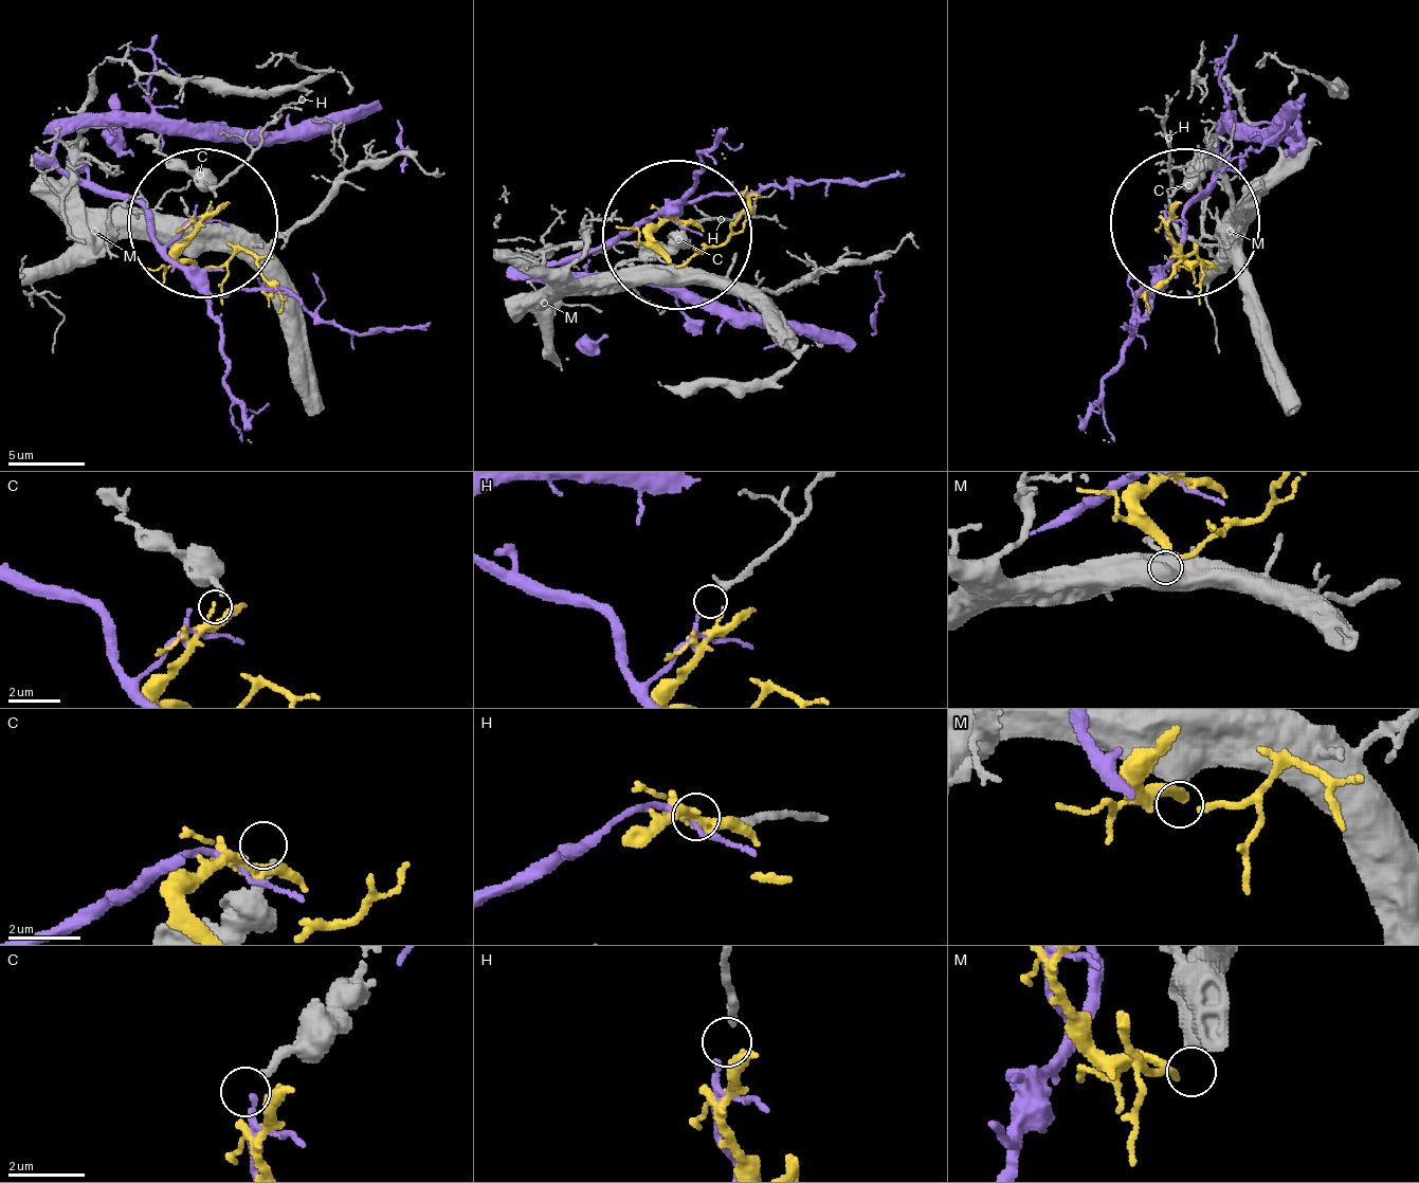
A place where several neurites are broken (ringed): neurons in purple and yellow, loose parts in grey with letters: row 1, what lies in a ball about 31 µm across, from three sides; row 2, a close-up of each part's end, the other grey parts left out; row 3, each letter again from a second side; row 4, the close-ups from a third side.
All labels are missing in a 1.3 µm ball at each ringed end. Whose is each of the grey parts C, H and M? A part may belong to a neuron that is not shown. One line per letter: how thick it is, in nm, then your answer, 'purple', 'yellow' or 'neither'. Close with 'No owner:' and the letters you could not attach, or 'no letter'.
C: 200 nm thick; neither
H: 220 nm thick; purple
M: 650 nm thick; yellow
No owner: C

